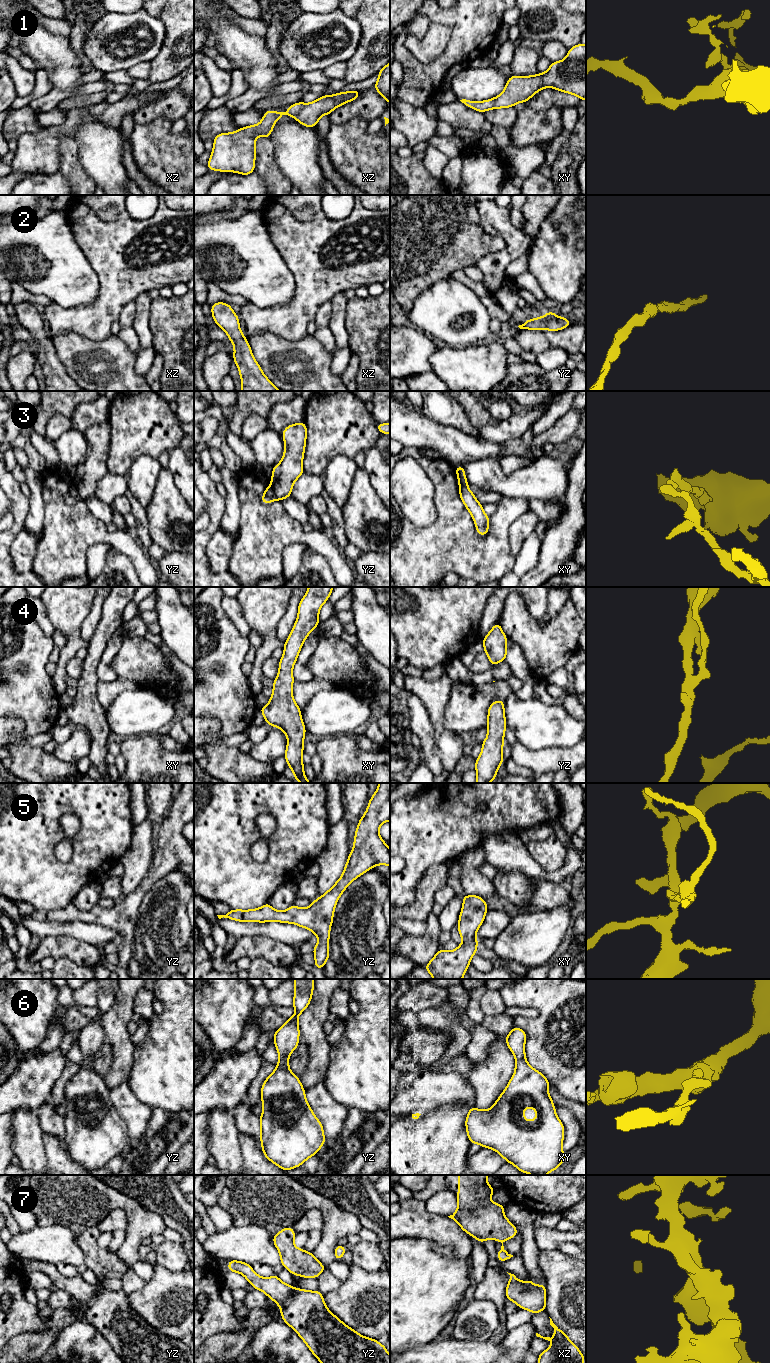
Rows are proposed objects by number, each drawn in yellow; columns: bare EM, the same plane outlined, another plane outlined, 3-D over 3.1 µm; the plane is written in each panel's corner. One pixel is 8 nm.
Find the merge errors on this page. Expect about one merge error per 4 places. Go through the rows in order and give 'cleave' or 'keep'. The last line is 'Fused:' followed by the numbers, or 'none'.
1: keep
2: keep
3: cleave
4: keep
5: keep
6: keep
7: keep
Fused: 3

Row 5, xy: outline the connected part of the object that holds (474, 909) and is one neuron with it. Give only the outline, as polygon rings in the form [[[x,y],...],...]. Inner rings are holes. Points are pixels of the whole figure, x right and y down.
[[[465,895],[459,915],[458,932],[463,943],[453,951],[439,949],[432,960],[423,966],[434,979],[462,979],[477,951],[478,928],[488,911],[486,901],[476,895]]]

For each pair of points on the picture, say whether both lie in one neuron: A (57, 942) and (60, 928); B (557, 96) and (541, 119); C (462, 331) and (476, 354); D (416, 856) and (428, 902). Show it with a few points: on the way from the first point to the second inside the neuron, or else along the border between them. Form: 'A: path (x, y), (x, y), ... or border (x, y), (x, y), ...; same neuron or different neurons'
A: border (43, 938), (72, 936), (82, 941); different neurons
B: border (526, 106), (535, 110), (557, 107), (561, 111); different neurons
C: border (484, 342), (464, 347), (449, 347), (446, 345); different neurons
D: border (440, 863), (426, 870), (413, 900); different neurons

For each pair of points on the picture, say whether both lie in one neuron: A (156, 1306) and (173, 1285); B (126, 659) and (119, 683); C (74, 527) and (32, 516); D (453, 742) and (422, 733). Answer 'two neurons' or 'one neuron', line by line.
A: one neuron
B: two neurons
C: two neurons
D: two neurons

